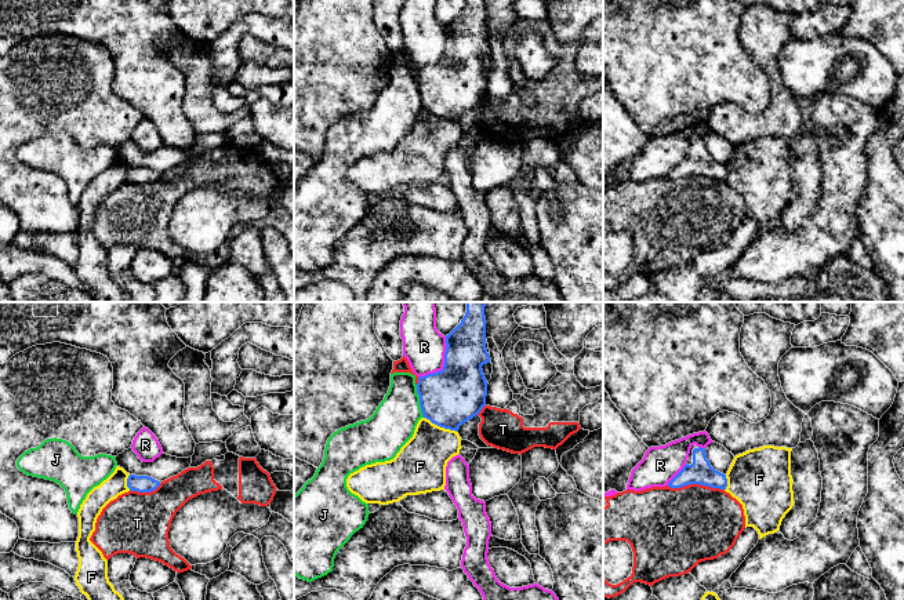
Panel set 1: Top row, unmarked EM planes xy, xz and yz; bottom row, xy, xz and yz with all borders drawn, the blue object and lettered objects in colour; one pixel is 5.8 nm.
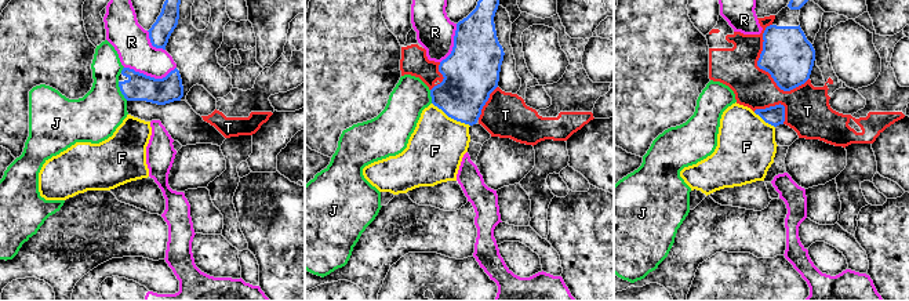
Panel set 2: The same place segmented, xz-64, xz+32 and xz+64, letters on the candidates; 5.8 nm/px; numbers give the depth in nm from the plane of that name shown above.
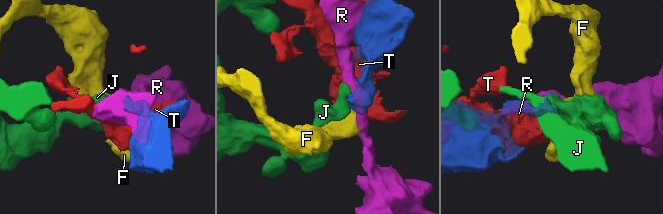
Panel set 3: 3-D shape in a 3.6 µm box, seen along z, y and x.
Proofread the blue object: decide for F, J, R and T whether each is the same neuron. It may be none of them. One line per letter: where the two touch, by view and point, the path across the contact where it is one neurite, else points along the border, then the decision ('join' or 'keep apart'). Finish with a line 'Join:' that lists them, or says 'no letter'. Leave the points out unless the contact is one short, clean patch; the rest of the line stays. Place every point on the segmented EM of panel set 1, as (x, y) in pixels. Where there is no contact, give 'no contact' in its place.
F: xz (440, 426) | along xz (424, 417), (457, 432) | keep apart
J: xz (420, 402) | along xz (416, 385), (420, 410), (424, 417) | keep apart
R: xz (445, 364) | keep apart
T: yz (696, 483) | keep apart
Join: no letter

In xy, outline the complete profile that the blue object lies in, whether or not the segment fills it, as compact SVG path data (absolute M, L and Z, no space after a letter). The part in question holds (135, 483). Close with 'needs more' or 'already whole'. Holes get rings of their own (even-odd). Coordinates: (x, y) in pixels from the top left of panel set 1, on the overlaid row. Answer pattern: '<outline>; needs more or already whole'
M130 474L127 479L127 487L130 488L130 491L150 492L155 491L159 486L160 481L149 476Z; already whole

